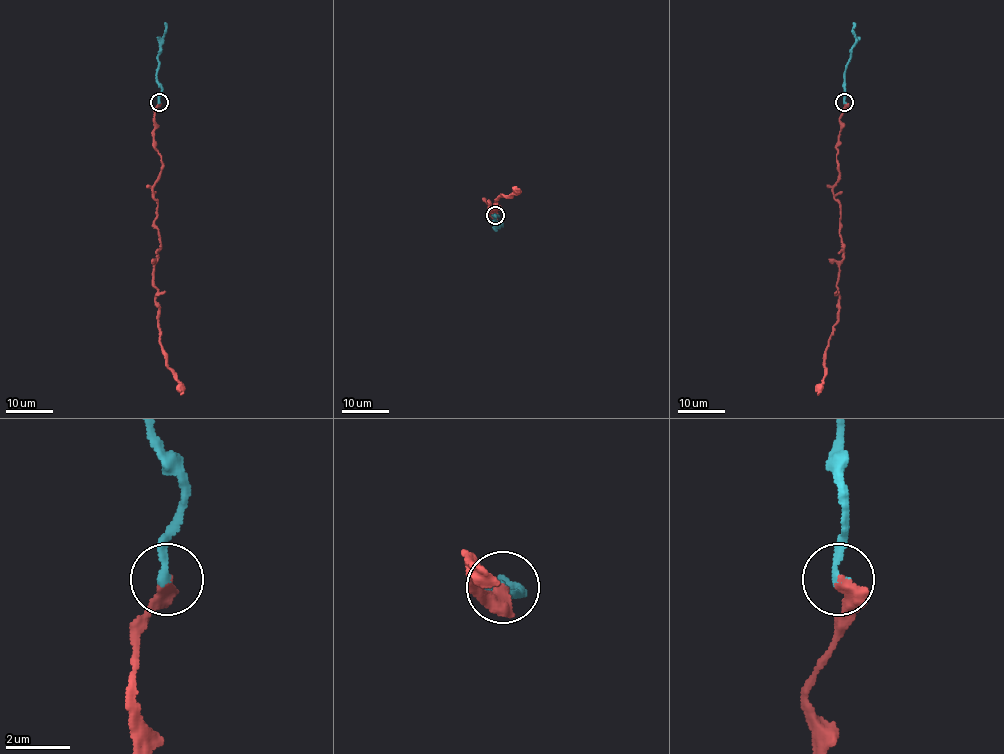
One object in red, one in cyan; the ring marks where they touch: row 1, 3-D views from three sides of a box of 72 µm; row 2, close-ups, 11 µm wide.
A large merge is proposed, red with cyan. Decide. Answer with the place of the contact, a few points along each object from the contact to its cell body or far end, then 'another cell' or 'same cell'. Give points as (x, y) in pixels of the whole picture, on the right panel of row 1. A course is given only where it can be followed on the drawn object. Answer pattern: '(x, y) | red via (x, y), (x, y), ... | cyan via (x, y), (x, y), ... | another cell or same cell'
(844, 102) | red via (844, 102), (839, 180), (833, 188), (844, 247), (838, 322), (825, 353), (818, 395) | cyan via (844, 102), (845, 69), (856, 41), (852, 29), (856, 23) | same cell

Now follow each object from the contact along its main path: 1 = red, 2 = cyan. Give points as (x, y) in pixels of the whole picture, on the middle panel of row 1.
1: (495, 215), (490, 209), (498, 209), (489, 204), (496, 215), (490, 210), (496, 199), (516, 189)
2: (495, 215), (497, 216), (492, 216), (493, 221), (499, 227), (502, 223), (501, 227)

